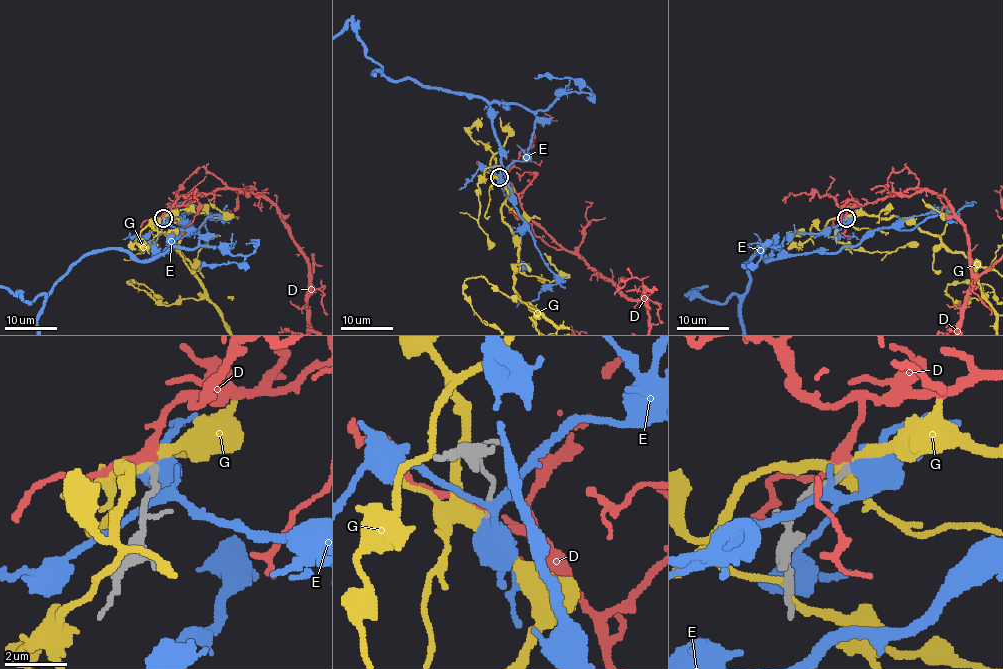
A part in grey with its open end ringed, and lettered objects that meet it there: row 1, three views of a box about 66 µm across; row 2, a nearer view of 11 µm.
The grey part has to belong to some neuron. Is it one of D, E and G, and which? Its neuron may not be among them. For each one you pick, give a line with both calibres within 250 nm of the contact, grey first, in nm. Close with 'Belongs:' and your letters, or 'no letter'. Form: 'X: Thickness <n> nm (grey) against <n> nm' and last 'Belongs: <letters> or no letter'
D: Thickness 200 nm (grey) against 320 nm
Belongs: D

